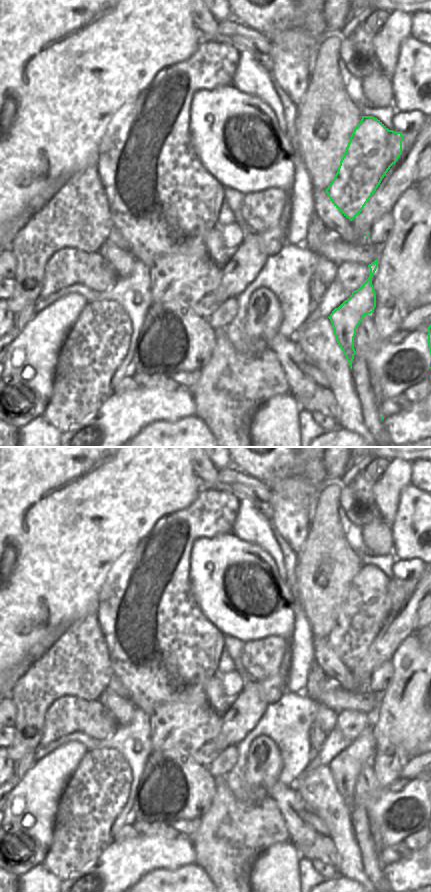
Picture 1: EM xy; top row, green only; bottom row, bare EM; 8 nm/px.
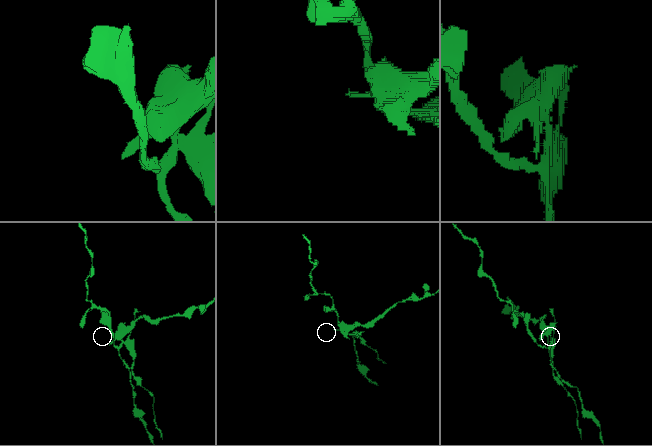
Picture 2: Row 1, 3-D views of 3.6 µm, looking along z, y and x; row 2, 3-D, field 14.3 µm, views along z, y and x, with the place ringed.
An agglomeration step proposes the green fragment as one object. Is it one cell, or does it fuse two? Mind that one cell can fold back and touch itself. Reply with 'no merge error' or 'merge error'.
merge error

